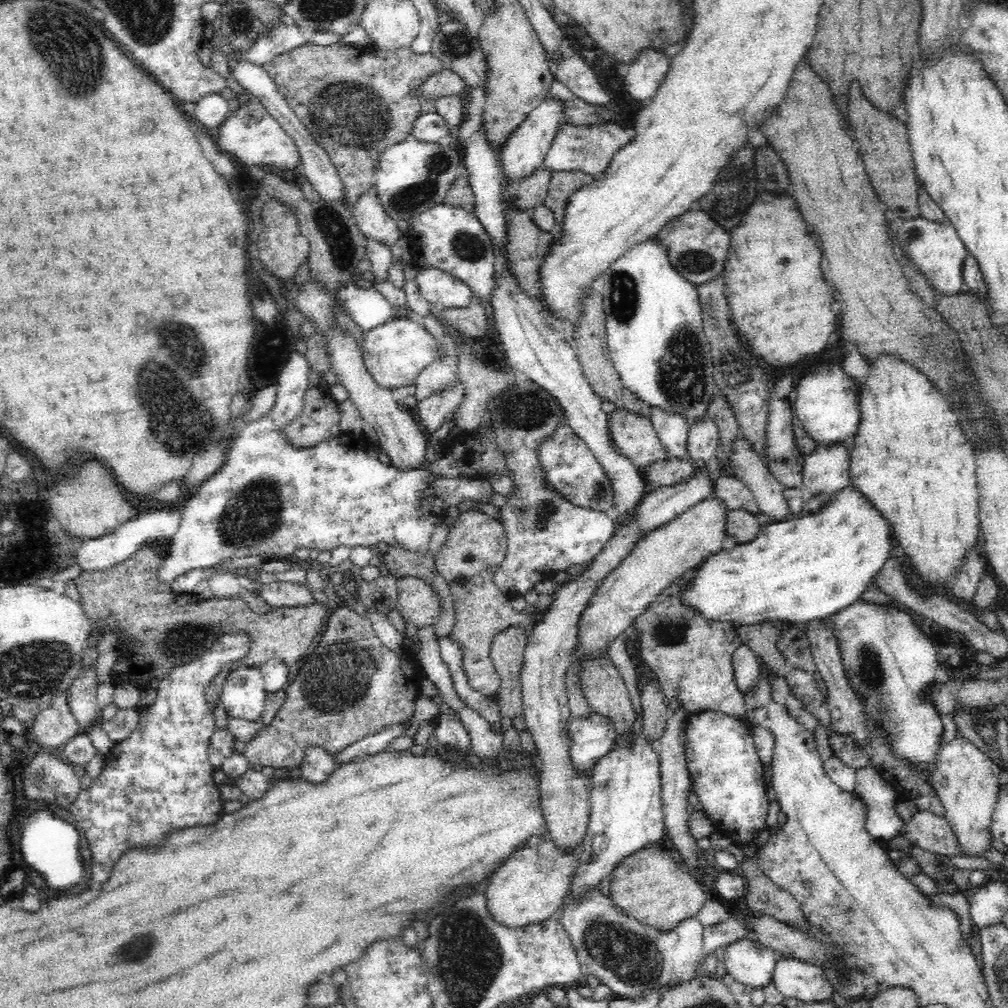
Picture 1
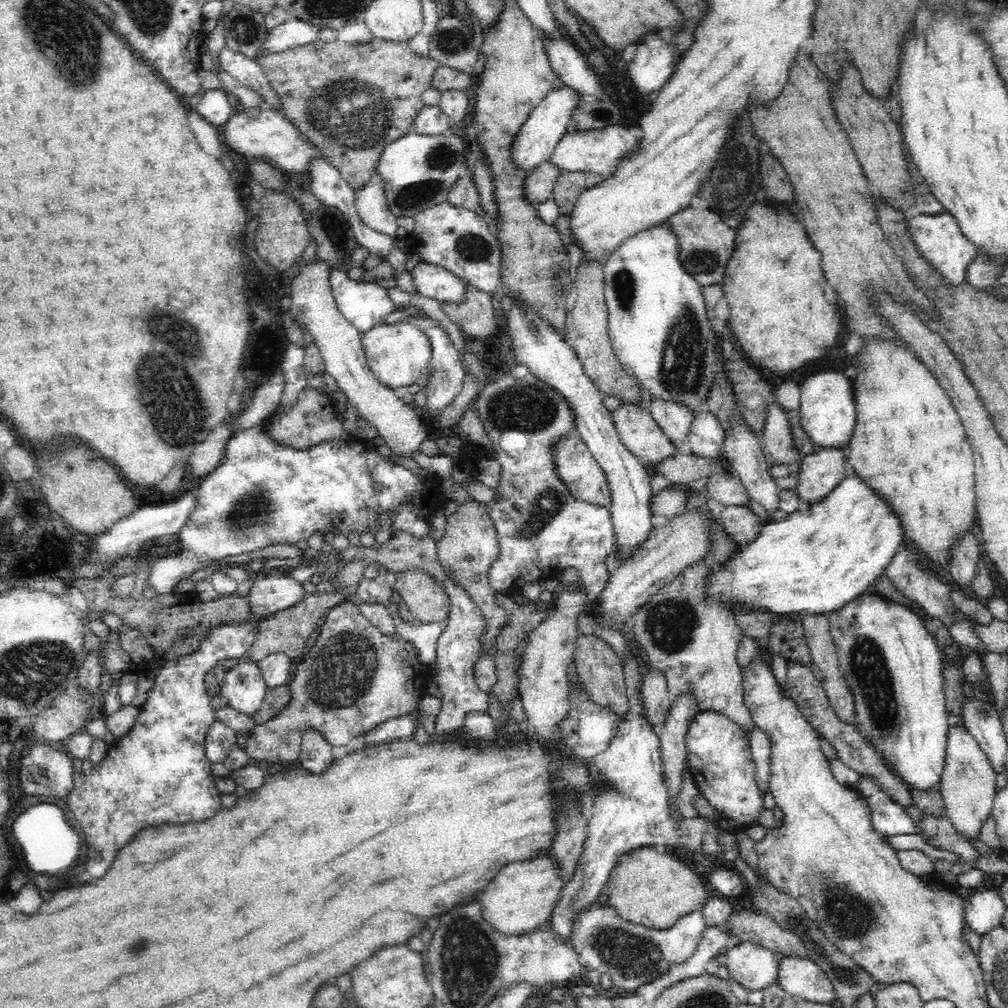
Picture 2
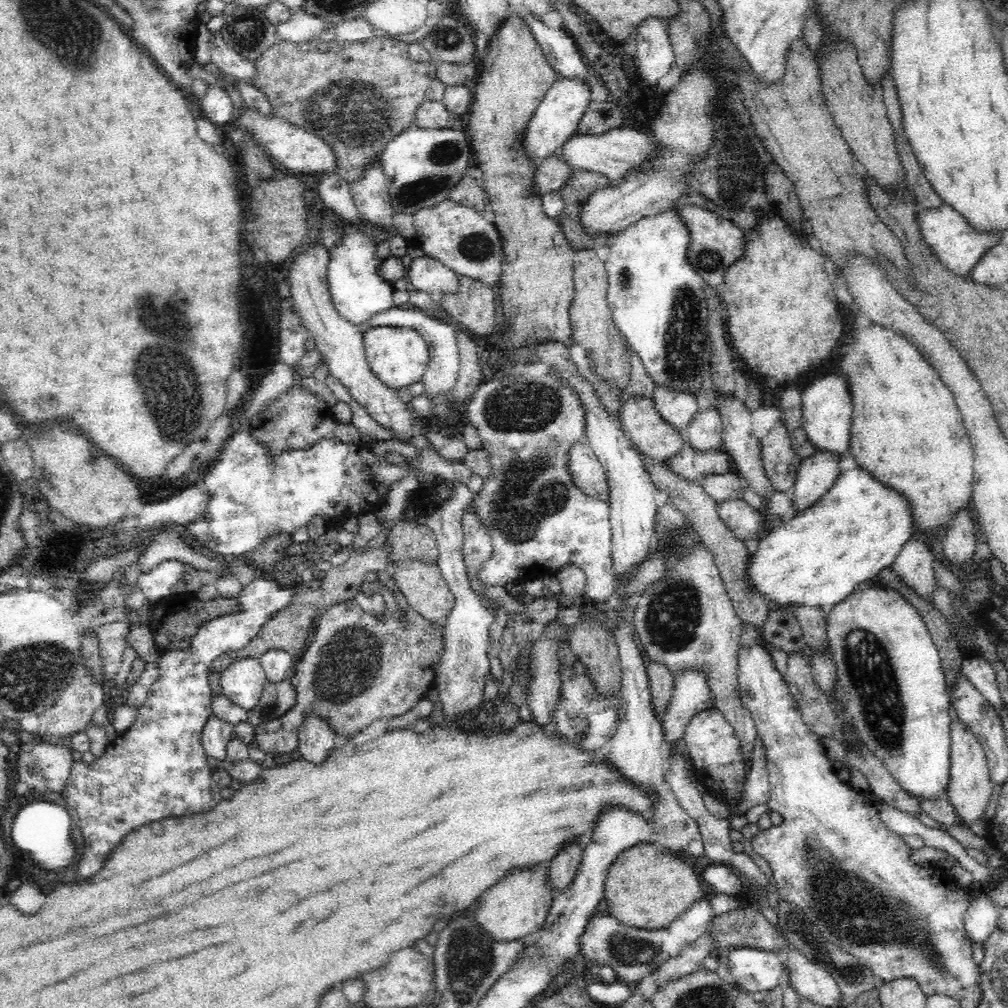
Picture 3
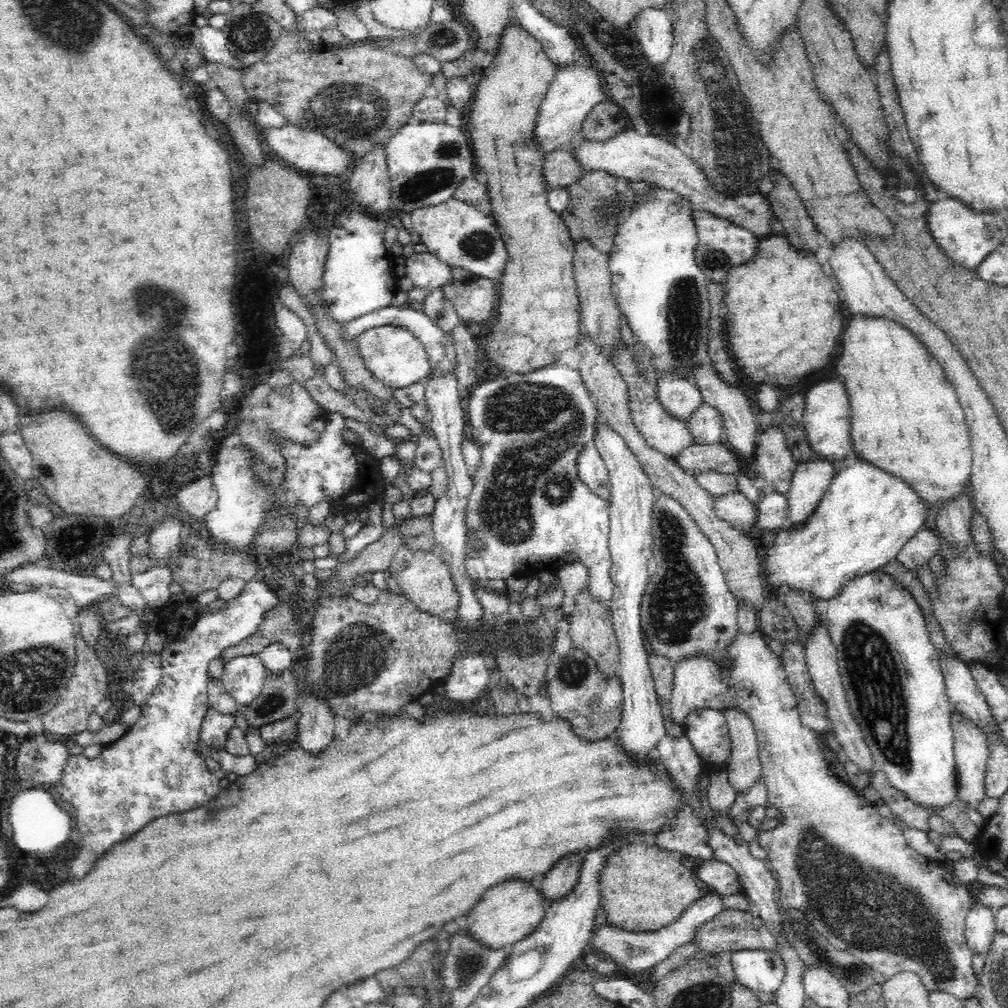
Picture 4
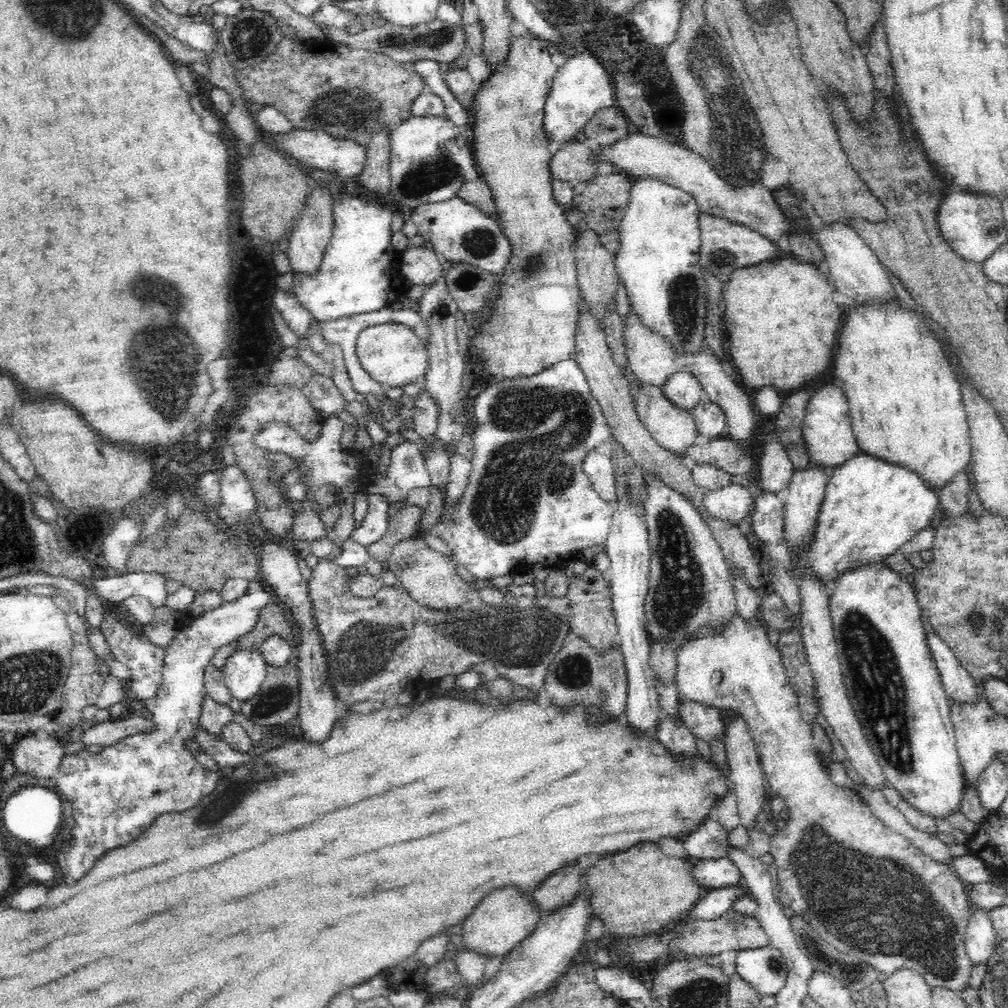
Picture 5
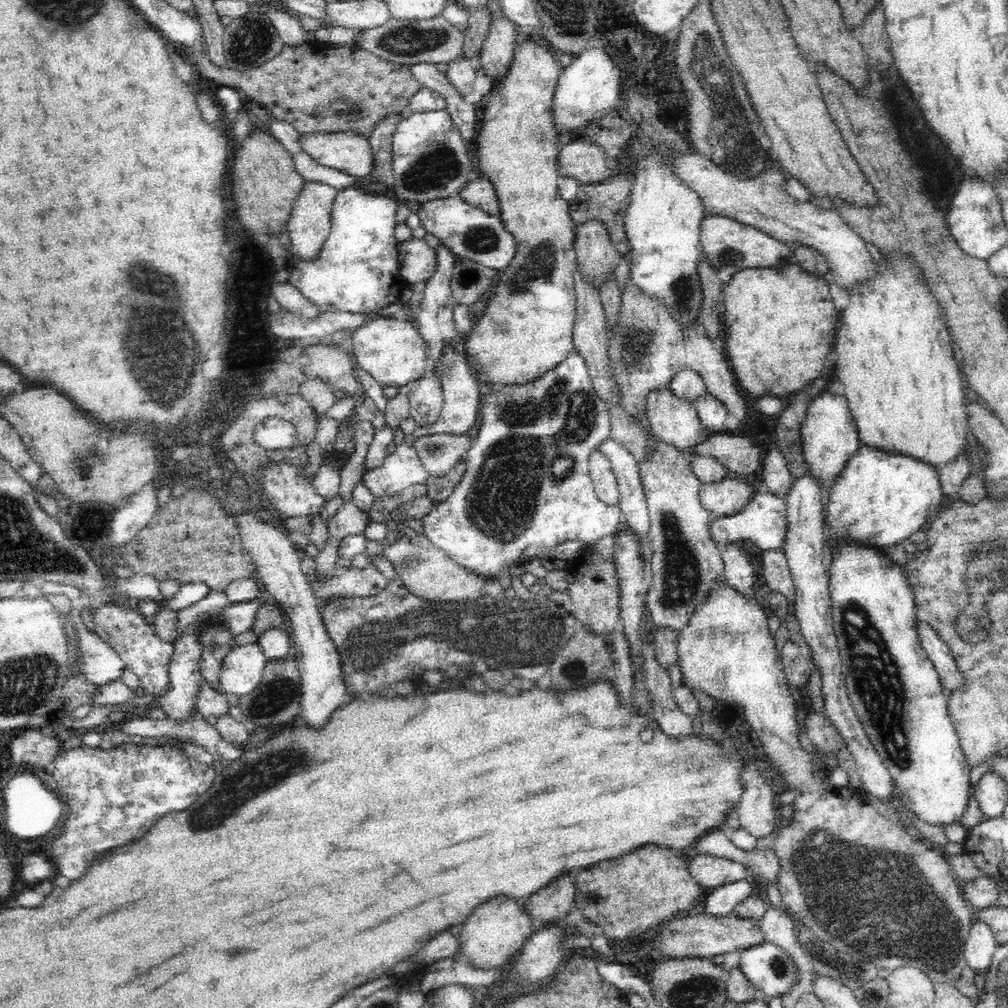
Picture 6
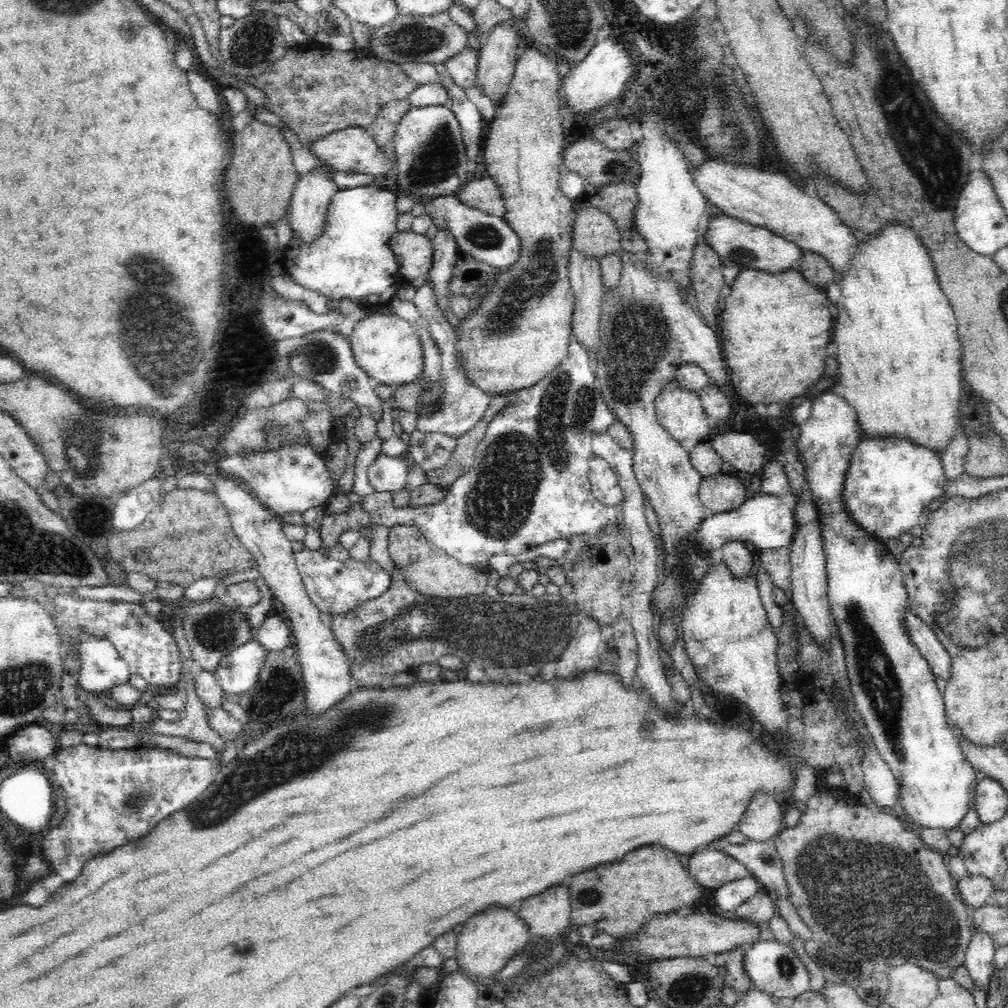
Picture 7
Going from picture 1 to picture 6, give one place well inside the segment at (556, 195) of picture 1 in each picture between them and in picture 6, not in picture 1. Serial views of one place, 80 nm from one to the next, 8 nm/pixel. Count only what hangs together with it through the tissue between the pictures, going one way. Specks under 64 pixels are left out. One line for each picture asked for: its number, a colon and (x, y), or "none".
2: (570, 185)
3: (583, 184)
4: (598, 188)
5: (600, 204)
6: (608, 201)

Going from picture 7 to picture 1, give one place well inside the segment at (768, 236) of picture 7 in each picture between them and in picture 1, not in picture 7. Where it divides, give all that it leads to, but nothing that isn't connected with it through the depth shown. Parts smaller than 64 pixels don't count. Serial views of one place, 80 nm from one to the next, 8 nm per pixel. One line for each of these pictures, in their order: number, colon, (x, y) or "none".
1: (698, 246)
2: (707, 242)
3: (717, 243)
4: (722, 245)
5: (726, 246)
6: (726, 242)

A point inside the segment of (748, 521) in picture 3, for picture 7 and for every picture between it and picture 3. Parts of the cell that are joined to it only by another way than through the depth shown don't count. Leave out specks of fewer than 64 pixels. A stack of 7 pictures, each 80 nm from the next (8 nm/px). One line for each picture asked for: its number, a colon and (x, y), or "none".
4: (734, 507)
5: (733, 502)
6: (727, 496)
7: (720, 492)

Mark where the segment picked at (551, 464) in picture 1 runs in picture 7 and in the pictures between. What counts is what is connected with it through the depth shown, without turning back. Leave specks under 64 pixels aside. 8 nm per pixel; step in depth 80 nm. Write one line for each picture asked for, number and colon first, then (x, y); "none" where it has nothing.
2: (585, 478)
3: (587, 472)
4: (592, 469)
5: (598, 465)
6: (605, 483)
7: (603, 481)

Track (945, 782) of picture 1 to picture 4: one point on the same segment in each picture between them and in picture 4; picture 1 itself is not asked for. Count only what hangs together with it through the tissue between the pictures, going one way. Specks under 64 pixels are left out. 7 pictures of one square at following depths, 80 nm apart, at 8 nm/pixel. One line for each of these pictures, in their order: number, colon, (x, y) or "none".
2: (968, 787)
3: (971, 789)
4: (972, 745)

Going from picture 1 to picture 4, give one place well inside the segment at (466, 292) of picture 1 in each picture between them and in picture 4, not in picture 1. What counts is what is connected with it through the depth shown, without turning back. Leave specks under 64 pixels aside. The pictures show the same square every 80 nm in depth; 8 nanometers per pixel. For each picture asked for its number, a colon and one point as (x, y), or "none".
2: (431, 280)
3: (427, 274)
4: (425, 270)

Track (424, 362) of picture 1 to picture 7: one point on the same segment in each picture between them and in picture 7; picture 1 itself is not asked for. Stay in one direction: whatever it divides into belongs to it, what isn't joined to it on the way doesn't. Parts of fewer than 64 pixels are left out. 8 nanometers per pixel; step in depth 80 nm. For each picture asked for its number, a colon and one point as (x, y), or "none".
2: (398, 355)
3: (399, 357)
4: (395, 358)
5: (392, 354)
6: (391, 350)
7: (386, 347)

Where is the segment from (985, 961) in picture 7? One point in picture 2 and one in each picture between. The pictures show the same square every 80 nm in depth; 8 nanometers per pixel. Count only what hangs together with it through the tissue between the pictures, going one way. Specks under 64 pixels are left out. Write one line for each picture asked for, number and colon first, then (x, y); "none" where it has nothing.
2: (984, 912)
3: (981, 919)
4: (980, 928)
5: (981, 940)
6: (980, 946)

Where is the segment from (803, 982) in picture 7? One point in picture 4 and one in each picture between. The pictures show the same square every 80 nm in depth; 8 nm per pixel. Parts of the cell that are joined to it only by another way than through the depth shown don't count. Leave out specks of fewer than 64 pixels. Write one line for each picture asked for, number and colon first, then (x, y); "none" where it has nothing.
4: (762, 970)
5: (765, 968)
6: (773, 971)

